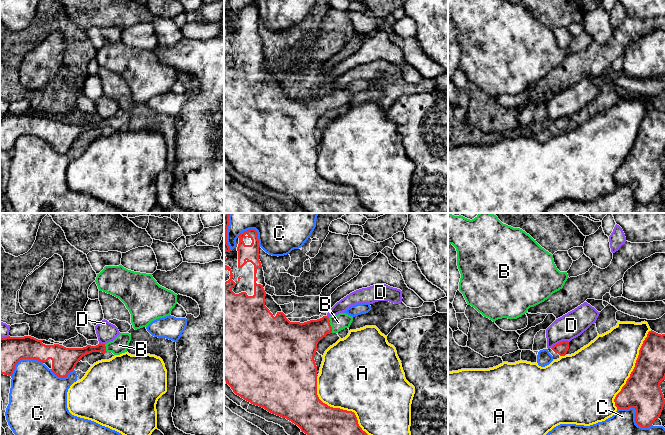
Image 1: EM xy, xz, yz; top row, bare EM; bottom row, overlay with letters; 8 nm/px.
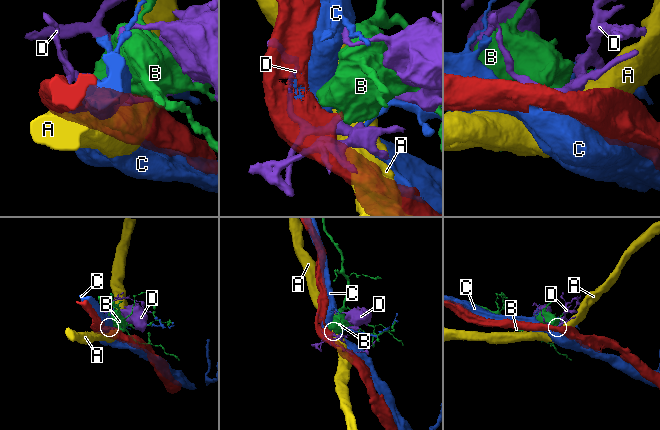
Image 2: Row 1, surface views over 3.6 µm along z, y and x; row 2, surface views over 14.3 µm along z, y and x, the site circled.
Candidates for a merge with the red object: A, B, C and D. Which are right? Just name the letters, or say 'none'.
B

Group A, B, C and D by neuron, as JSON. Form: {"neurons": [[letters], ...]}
{"neurons": [["A"], ["B"], ["C"], ["D"]]}

